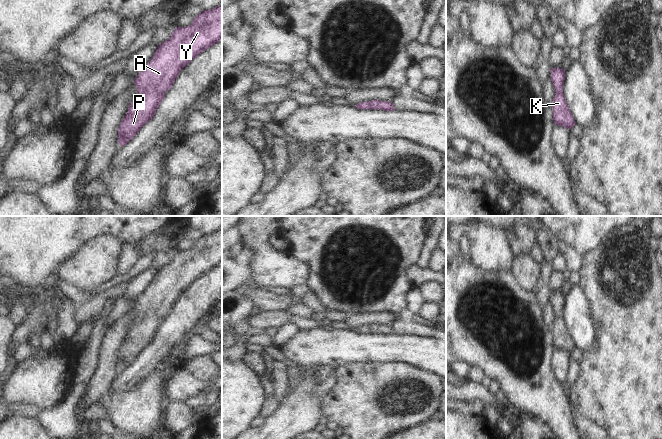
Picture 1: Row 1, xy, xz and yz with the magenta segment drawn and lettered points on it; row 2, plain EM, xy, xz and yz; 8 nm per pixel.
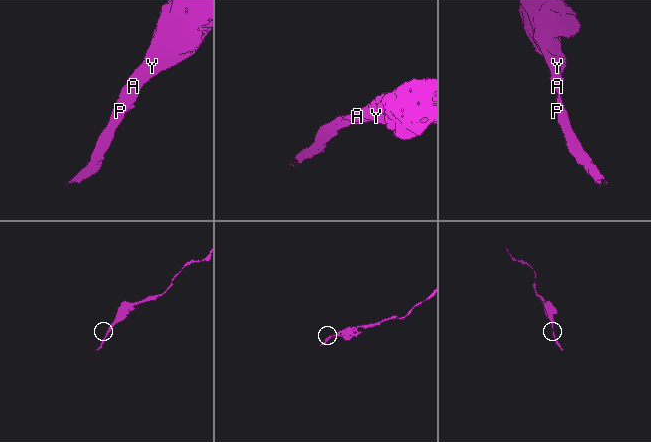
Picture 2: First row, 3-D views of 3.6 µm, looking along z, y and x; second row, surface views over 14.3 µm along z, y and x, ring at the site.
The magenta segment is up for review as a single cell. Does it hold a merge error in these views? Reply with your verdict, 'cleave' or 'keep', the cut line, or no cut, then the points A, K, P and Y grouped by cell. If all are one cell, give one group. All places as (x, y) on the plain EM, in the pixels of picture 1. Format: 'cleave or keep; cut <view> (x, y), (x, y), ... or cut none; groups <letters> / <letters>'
keep; cut none; groups A K P Y

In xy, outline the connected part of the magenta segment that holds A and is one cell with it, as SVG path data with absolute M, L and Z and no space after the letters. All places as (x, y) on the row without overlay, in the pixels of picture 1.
M222 228L203 234L189 250L175 252L134 305L138 317L118 352L118 368L125 370L154 341L181 294L220 264Z

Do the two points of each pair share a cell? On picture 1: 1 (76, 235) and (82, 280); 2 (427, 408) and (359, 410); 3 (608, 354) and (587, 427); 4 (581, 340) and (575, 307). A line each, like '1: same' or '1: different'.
1: different
2: same
3: different
4: same

